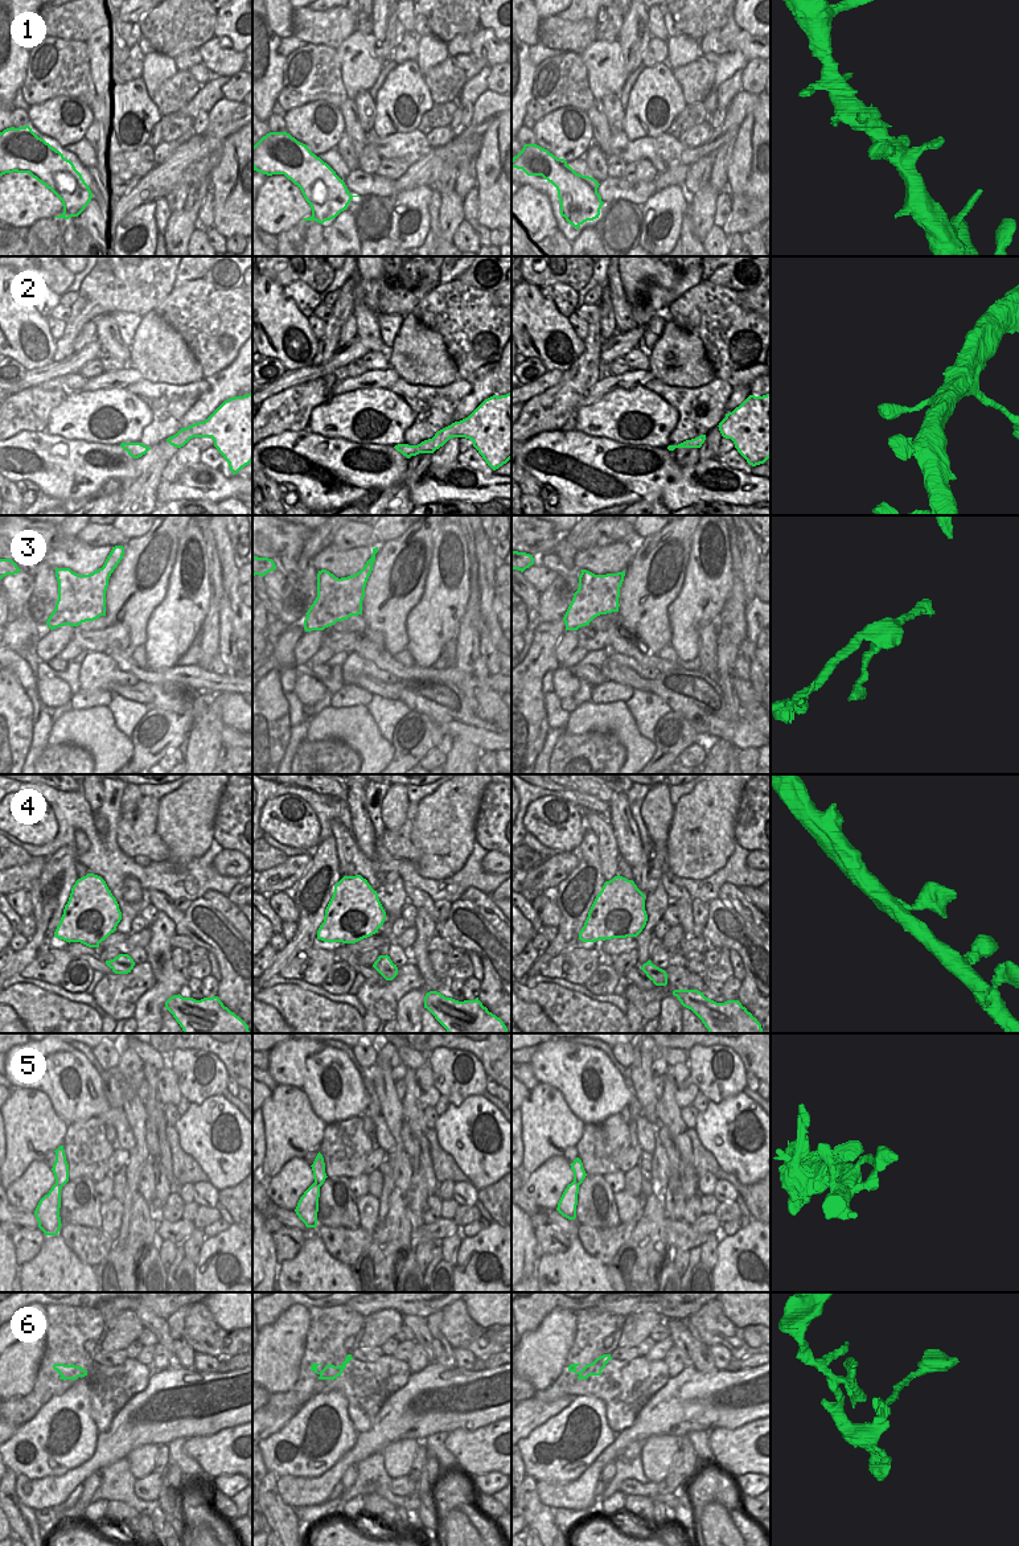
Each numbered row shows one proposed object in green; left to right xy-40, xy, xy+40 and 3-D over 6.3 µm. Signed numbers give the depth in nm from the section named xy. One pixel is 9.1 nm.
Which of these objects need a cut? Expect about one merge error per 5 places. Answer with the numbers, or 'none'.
6

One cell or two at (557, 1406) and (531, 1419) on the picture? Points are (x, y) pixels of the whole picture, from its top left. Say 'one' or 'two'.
one

